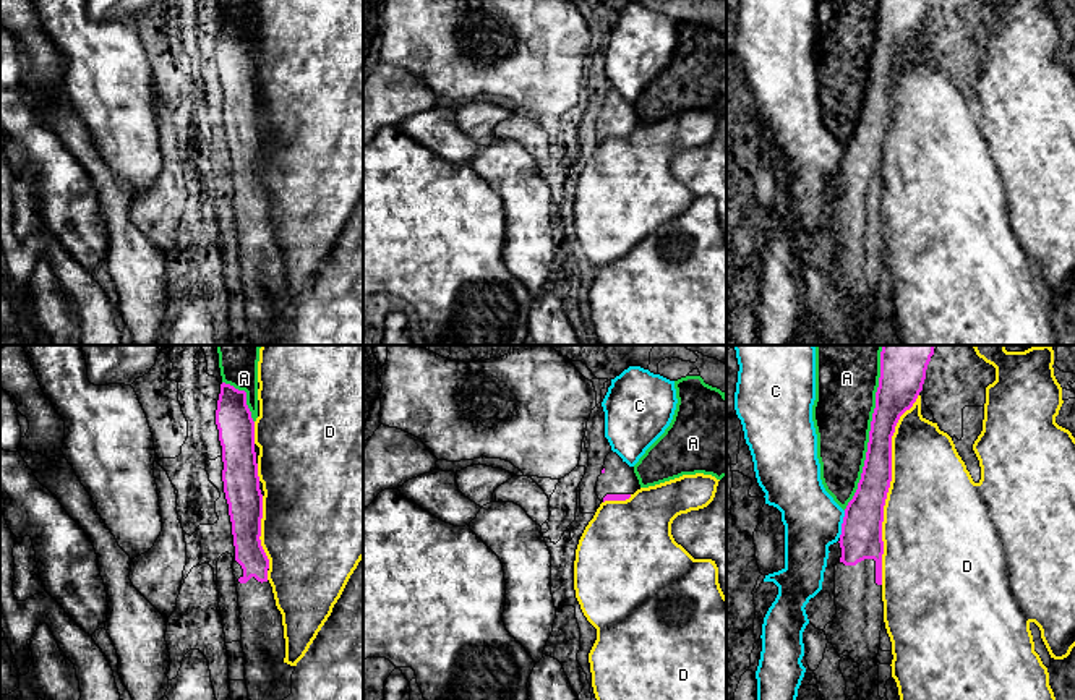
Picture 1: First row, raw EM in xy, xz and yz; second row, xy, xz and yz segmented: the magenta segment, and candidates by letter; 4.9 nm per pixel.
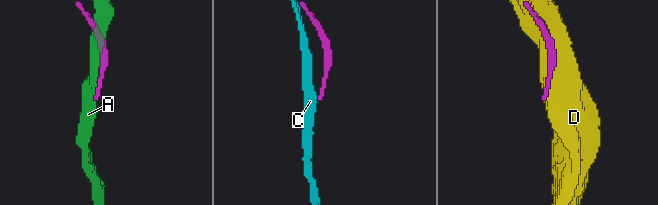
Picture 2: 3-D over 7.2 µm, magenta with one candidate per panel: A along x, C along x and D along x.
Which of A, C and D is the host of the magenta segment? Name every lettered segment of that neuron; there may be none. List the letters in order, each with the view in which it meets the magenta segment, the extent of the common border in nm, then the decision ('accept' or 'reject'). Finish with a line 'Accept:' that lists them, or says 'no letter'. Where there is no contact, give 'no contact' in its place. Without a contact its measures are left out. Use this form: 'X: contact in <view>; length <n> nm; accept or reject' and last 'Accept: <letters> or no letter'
A: contact in yz; length 750 nm; reject
C: contact in yz; length 140 nm; reject
D: contact in yz; length 950 nm; reject
Accept: no letter

